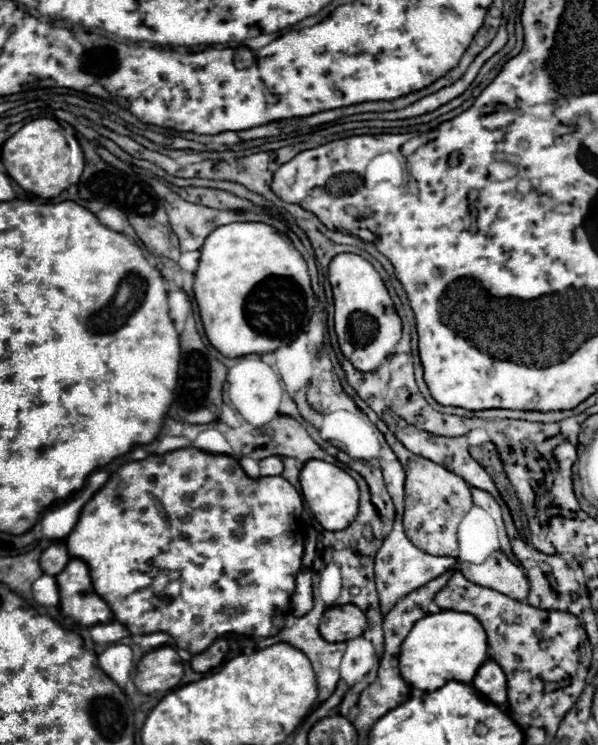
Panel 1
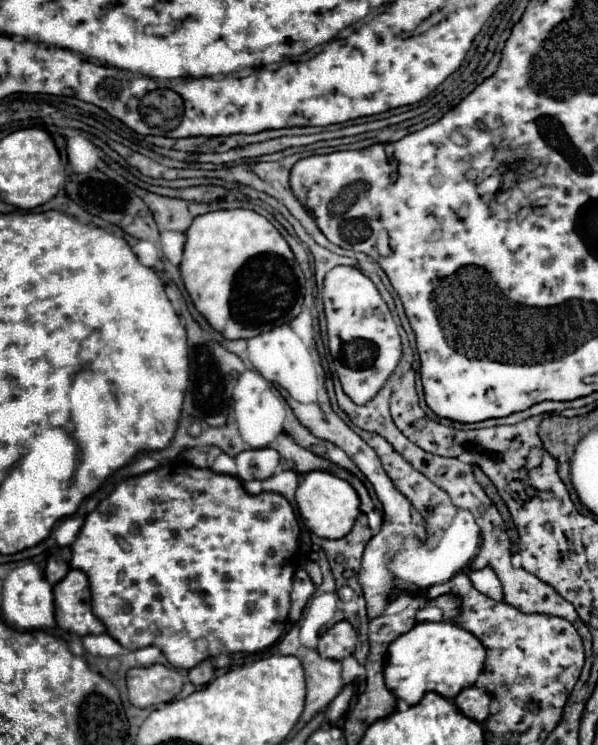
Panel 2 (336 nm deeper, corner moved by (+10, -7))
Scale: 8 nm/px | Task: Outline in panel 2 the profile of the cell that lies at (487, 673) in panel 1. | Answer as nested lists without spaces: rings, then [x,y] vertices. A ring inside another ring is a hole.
[[[470,686],[466,690],[462,690],[456,698],[454,704],[460,708],[460,712],[474,720],[474,722],[484,722],[488,718],[488,708],[490,708],[490,696],[482,690],[478,690],[476,686]]]

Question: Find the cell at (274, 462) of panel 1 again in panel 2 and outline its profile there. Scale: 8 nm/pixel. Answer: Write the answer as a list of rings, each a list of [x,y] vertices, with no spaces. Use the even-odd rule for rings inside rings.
[[[272,448],[246,450],[236,456],[240,480],[266,480],[278,470],[280,456]]]

